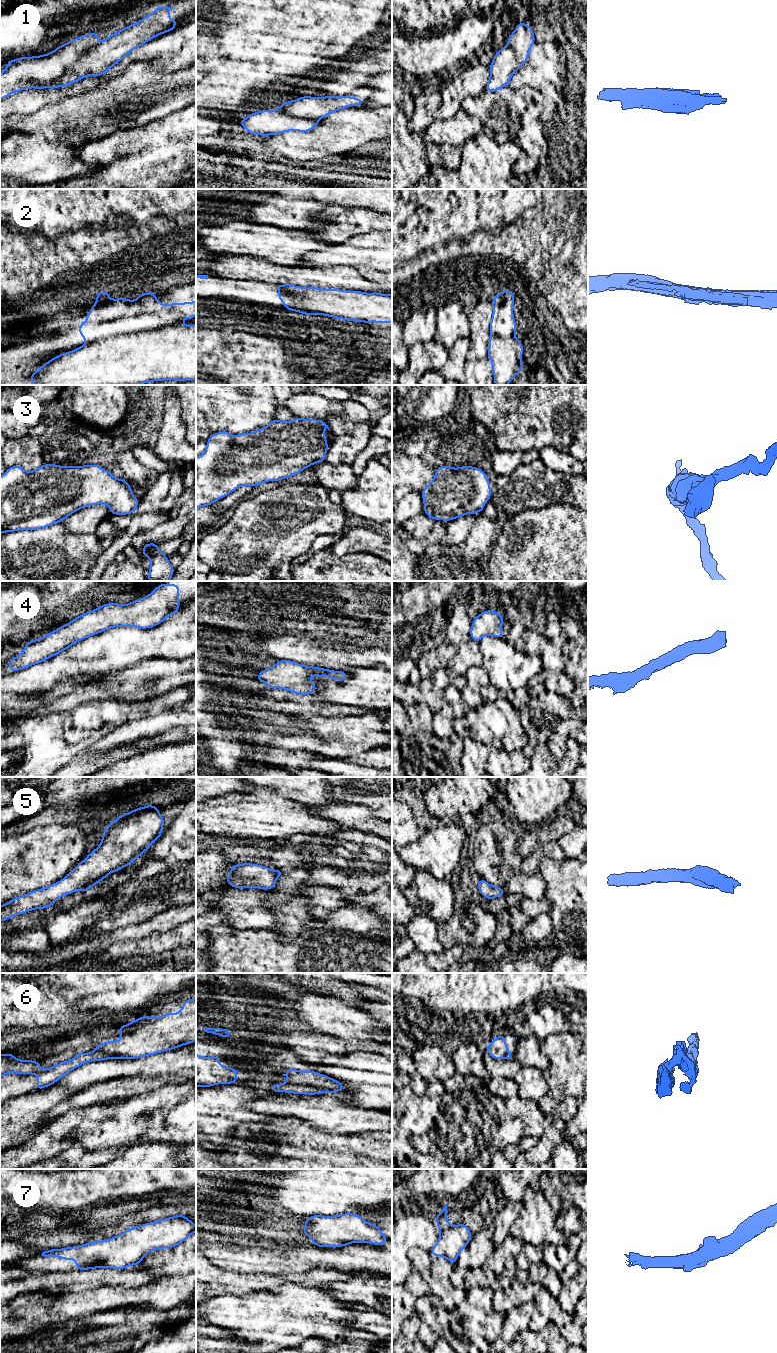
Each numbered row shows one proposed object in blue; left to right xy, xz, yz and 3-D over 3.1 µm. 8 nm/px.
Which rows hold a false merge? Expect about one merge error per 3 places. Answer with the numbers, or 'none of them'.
1, 2

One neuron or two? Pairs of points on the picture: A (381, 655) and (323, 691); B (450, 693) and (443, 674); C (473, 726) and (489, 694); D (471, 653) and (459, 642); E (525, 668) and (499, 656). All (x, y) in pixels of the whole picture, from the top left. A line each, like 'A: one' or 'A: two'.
A: two
B: two
C: one
D: one
E: one

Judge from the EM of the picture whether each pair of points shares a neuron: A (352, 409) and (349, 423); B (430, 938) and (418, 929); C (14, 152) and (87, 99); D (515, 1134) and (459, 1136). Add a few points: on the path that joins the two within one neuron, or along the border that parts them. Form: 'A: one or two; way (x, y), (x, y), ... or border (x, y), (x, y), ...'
A: one; way (352, 412), (349, 420)
B: one; way (427, 937), (421, 931)
C: two; border (26, 135), (37, 136)
D: one; way (501, 1134), (473, 1136)

